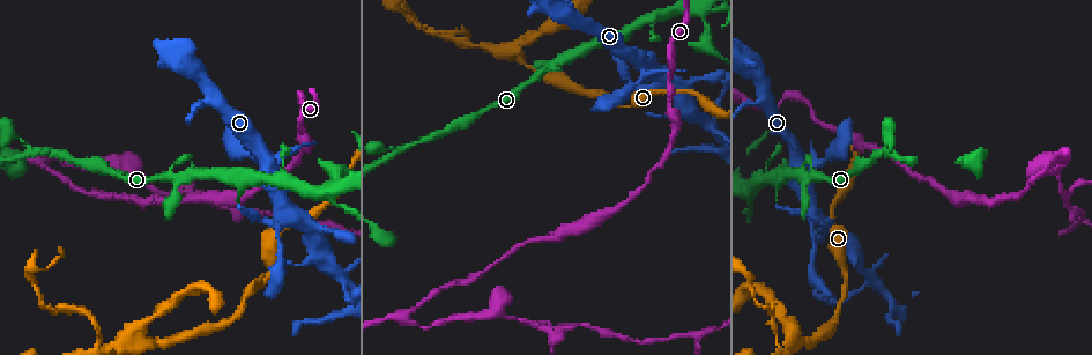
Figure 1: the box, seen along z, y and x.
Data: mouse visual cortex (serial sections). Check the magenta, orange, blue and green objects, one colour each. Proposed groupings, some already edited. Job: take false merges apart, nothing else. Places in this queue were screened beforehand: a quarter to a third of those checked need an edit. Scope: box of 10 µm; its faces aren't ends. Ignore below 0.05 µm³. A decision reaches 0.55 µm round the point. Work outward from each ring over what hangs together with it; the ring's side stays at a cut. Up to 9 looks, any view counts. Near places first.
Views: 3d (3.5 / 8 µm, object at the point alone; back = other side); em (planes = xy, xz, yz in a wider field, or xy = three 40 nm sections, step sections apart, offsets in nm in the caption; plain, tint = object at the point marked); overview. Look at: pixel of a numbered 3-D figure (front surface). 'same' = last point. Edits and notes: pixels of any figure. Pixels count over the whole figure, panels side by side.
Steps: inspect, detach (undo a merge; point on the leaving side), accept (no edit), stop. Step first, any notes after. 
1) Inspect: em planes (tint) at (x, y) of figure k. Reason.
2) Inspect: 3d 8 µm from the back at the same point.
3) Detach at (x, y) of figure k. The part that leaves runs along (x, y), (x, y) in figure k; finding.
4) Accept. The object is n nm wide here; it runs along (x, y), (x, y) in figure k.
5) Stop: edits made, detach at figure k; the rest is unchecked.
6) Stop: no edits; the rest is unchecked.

Inspect: 3d 3.5 µm at (178, 176) of figure 1. Sharp bend.

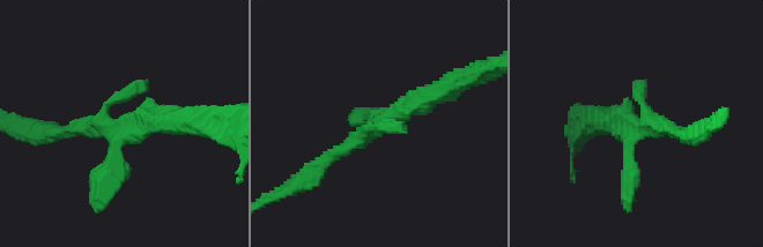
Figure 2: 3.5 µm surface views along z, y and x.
Inspect: em xy step 5 (tint) at (121, 127) of figure 2. Now the EM.

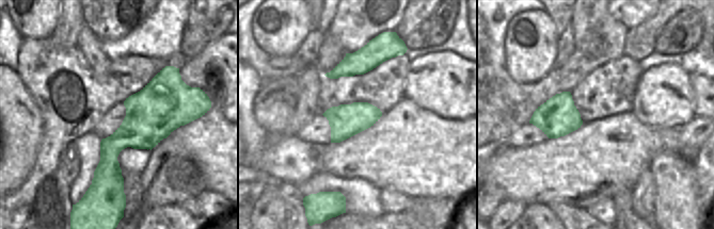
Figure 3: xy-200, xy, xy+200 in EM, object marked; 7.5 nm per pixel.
Accept. It runs along (316, 167), (408, 105), (447, 88) in figure 2; all the same cell.

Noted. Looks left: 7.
Inspect: 3d 3.5 µm at (401, 148) of figure 1. A narrow waist.

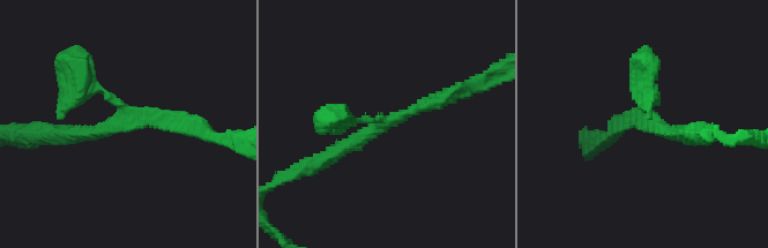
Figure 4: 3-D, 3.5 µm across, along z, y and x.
Inspect: em xy step 3 (tint) at (131, 117) of figure 4.

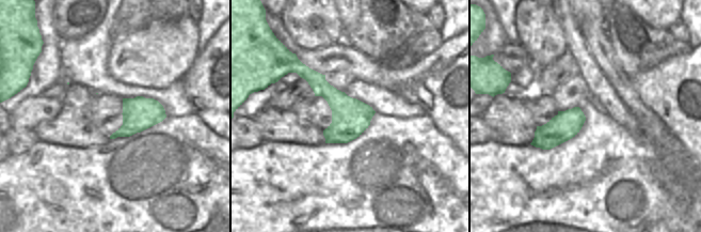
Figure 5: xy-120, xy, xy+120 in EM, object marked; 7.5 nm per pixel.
Accept. The arms are 150, 200, 200 nm wide; it runs along (199, 130), (132, 115), (79, 69) in figure 4; continuous, no second cell.

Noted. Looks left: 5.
Inspect: 3d 3.5 µm at (407, 319) of figure 1. Abrupt turn.

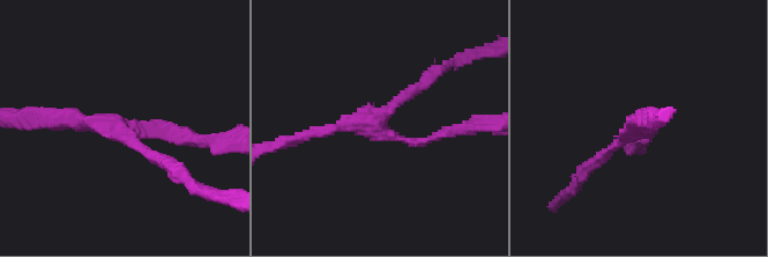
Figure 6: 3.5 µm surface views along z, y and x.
Inspect: em xy step 5 (tint) at (120, 131) of figure 6. 3 arms meet here; the arms are 150, 150, 150 nm wide; need the tissue.

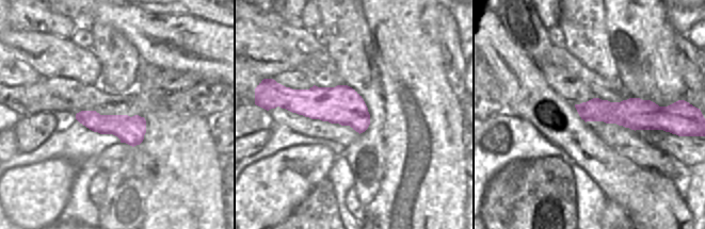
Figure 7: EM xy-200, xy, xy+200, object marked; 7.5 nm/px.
Accept. It runs along (589, 167), (645, 136) in figure 6; all the same cell.

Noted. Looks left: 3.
Inspect: 3d 3.5 µm at (495, 313) of figure 1. Arms part here.

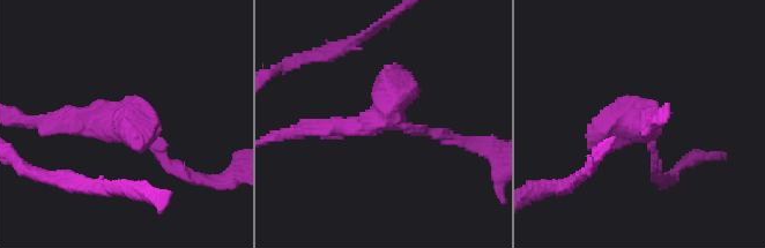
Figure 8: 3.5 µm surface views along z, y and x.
Inspect: em xy step 3 (tint) at (385, 115) of figure 8. Need the tissue.

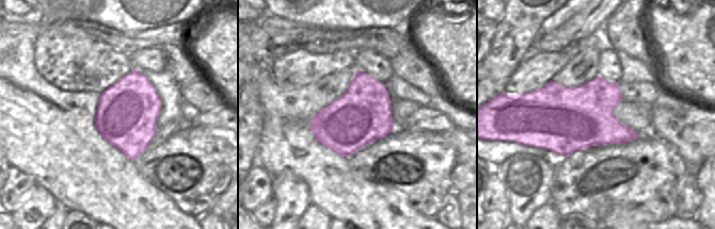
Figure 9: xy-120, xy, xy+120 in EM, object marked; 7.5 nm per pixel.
Accept. It runs along (47, 124), (136, 127), (183, 173) in figure 8; continuous, no second cell.

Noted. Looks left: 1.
Stop: no edits; the rest is unchecked.

